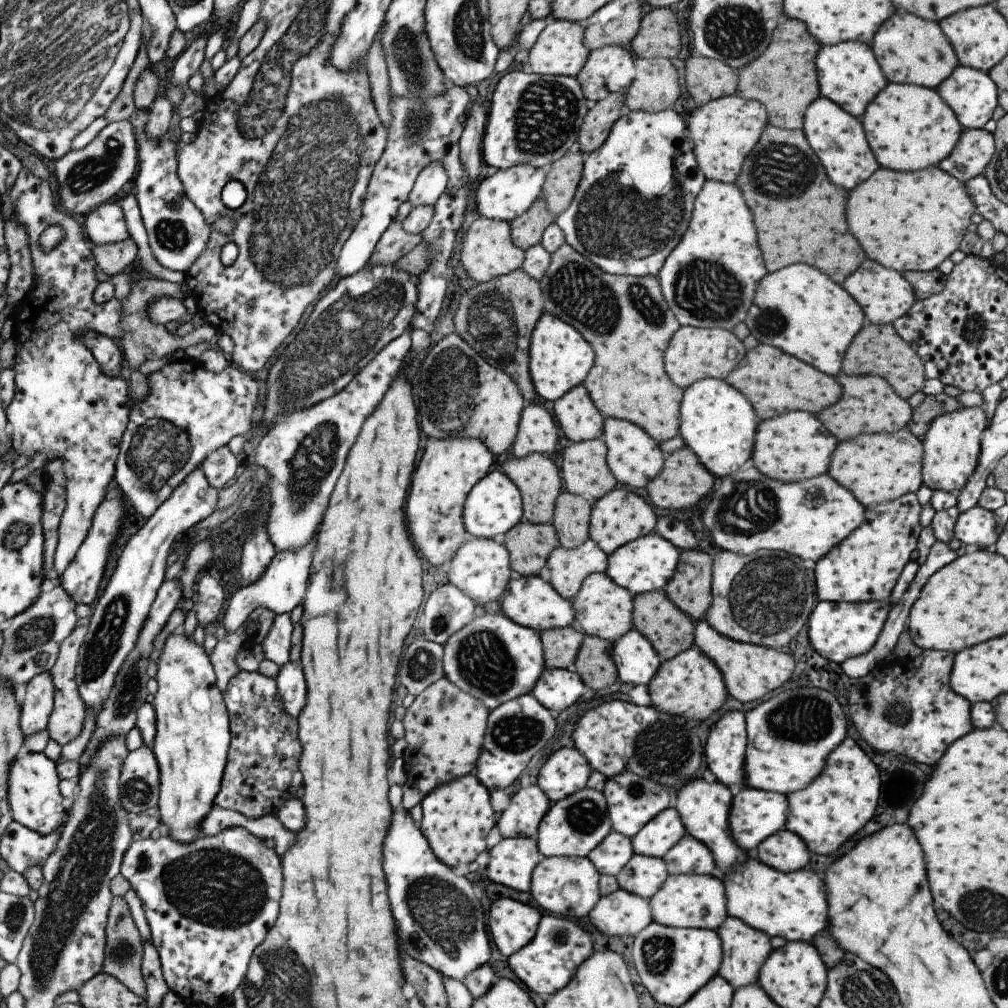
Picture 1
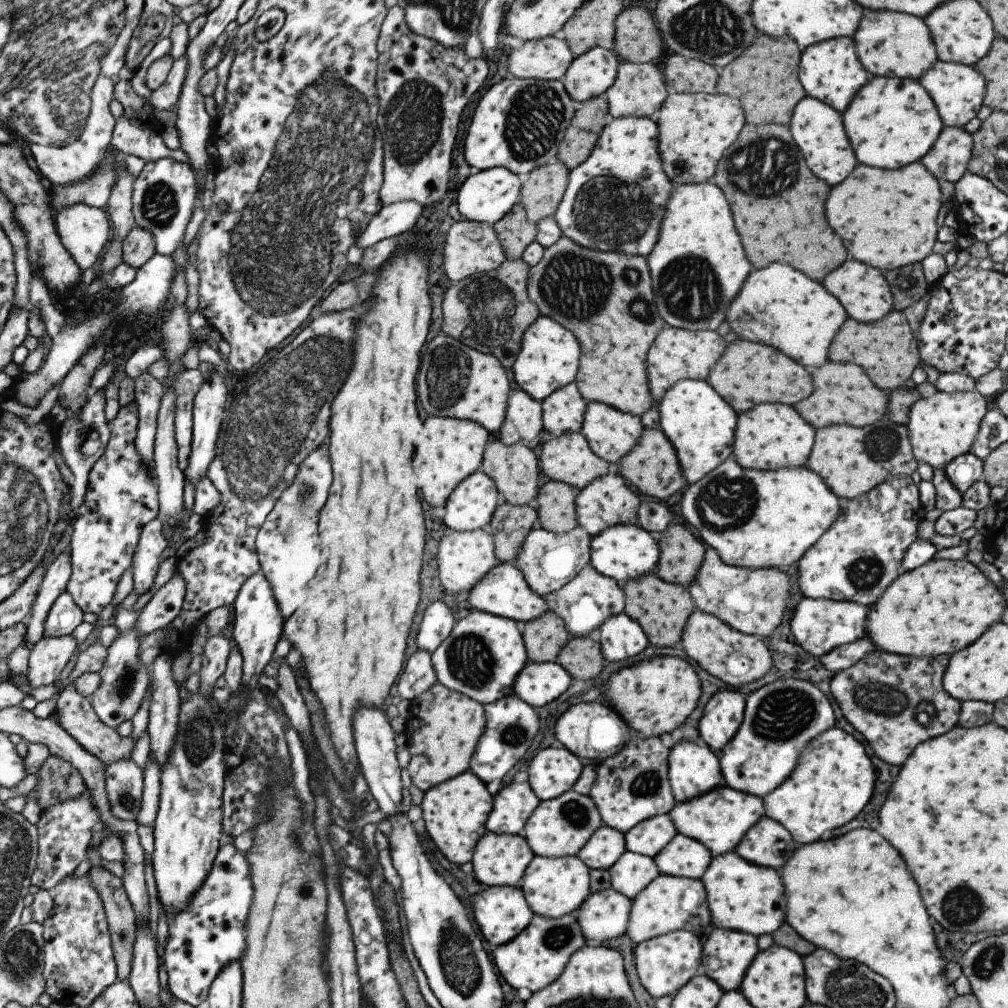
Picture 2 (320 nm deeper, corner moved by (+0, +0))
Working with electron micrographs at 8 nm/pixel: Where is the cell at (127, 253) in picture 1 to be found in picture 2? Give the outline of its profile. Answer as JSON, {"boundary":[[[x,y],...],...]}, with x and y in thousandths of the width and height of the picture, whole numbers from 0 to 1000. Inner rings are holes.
{"boundary":[[[135,222],[123,238],[122,250],[125,262],[140,267],[157,251],[154,233]]]}

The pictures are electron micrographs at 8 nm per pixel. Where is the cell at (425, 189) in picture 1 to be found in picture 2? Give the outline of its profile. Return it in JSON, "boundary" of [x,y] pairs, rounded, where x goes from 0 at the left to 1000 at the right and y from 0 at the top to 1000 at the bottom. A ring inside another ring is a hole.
{"boundary":[[[394,199],[381,202],[366,217],[360,230],[353,236],[353,244],[362,248],[374,239],[393,235],[418,221],[422,208],[412,199]]]}

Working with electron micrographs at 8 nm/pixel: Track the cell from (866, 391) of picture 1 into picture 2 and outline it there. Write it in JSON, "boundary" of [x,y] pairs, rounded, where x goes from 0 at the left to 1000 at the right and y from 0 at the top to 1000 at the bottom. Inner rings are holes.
{"boundary":[[[819,357],[816,363],[809,364],[803,369],[807,375],[807,389],[786,404],[808,427],[833,421],[855,424],[870,419],[878,413],[880,389],[871,386],[853,363]]]}

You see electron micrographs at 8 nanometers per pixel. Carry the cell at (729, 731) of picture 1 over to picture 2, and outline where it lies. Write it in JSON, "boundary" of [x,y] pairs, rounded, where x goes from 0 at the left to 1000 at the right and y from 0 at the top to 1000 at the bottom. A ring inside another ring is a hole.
{"boundary":[[[727,683],[715,684],[697,699],[692,713],[692,729],[710,748],[725,734],[735,718],[738,691]]]}

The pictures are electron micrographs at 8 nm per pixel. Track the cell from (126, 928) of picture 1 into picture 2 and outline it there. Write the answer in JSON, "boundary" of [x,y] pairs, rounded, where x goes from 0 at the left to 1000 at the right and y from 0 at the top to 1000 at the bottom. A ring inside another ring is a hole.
{"boundary":[[[92,858],[86,869],[89,869],[91,878],[95,880],[98,887],[101,888],[103,899],[105,900],[107,915],[109,916],[109,928],[112,932],[114,950],[117,955],[117,970],[120,973],[128,974],[131,954],[133,952],[137,907],[134,905],[132,896],[125,884],[125,879],[122,877],[121,871],[114,869],[108,862],[100,858]]]}

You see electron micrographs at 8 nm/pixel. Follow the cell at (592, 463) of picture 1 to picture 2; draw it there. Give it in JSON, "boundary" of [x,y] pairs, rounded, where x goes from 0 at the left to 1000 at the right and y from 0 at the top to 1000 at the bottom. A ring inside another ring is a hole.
{"boundary":[[[575,428],[556,431],[541,438],[535,448],[534,463],[536,468],[547,477],[555,477],[574,485],[577,485],[589,474],[594,474],[607,467],[602,457],[586,448],[580,434]]]}

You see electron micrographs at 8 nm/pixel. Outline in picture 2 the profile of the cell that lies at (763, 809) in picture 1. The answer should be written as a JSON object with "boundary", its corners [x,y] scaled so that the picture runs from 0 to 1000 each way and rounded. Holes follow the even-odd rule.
{"boundary":[[[719,778],[689,792],[669,796],[663,806],[672,827],[695,836],[705,850],[727,844],[740,823],[757,808],[757,795],[753,791],[727,784]]]}

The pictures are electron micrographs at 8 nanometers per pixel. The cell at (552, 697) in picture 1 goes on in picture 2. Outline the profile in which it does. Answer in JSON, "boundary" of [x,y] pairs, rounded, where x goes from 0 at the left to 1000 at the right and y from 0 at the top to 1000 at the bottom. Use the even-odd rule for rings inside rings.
{"boundary":[[[524,656],[509,674],[508,688],[527,700],[539,700],[564,683],[565,671],[550,657]]]}

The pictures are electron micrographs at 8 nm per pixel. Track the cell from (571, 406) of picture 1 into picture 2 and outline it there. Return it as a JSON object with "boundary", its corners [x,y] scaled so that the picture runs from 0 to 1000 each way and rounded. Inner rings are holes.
{"boundary":[[[569,379],[550,387],[536,400],[538,425],[545,429],[547,434],[575,427],[581,397],[574,391]]]}

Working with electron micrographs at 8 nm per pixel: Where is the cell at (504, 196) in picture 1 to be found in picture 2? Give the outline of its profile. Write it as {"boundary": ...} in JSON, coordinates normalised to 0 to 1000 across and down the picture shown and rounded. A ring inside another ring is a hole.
{"boundary":[[[493,165],[474,170],[473,173],[464,175],[455,183],[451,196],[453,208],[459,217],[488,223],[514,201],[516,183],[512,174],[499,166]]]}

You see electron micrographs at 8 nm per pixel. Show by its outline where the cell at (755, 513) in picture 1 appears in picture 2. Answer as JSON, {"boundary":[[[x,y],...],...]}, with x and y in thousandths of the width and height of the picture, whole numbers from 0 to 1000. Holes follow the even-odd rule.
{"boundary":[[[723,451],[691,478],[683,480],[674,506],[681,520],[689,524],[694,536],[712,550],[715,558],[739,564],[770,564],[791,558],[820,526],[831,509],[831,496],[816,475],[801,463],[779,463],[768,467],[735,464]]]}

